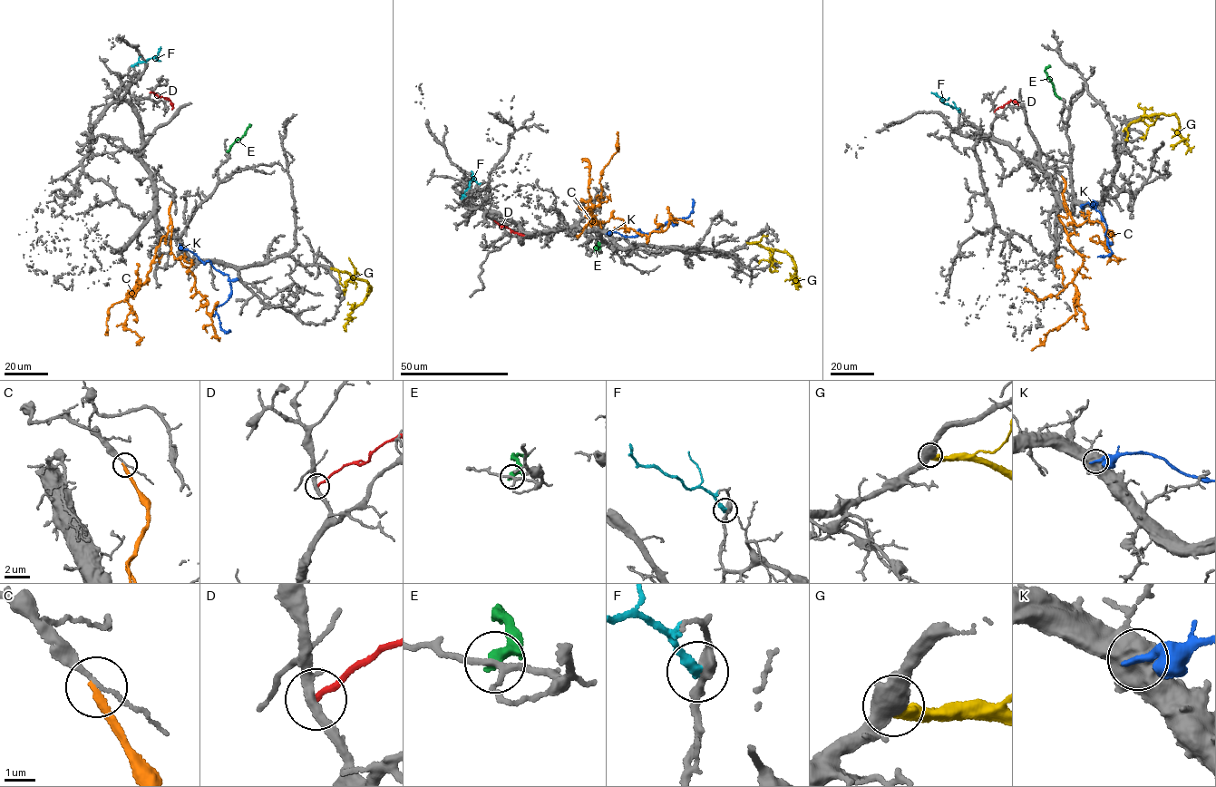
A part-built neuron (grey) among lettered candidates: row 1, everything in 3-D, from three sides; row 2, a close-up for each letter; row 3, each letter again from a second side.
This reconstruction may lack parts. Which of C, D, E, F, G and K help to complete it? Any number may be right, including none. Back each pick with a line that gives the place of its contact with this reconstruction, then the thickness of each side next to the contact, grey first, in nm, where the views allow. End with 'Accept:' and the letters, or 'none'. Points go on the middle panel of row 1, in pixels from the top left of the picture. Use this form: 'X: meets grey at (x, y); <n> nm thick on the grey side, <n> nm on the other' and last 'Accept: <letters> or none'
Accept: none

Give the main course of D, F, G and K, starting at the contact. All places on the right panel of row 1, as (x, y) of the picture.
D: (994, 111), (1011, 100), (1017, 104)
F: (959, 111), (931, 92)
G: (1123, 131), (1144, 115), (1174, 114), (1179, 132), (1190, 149), (1185, 154)
K: (1081, 205), (1097, 203), (1094, 209), (1107, 228), (1112, 253), (1098, 257)

